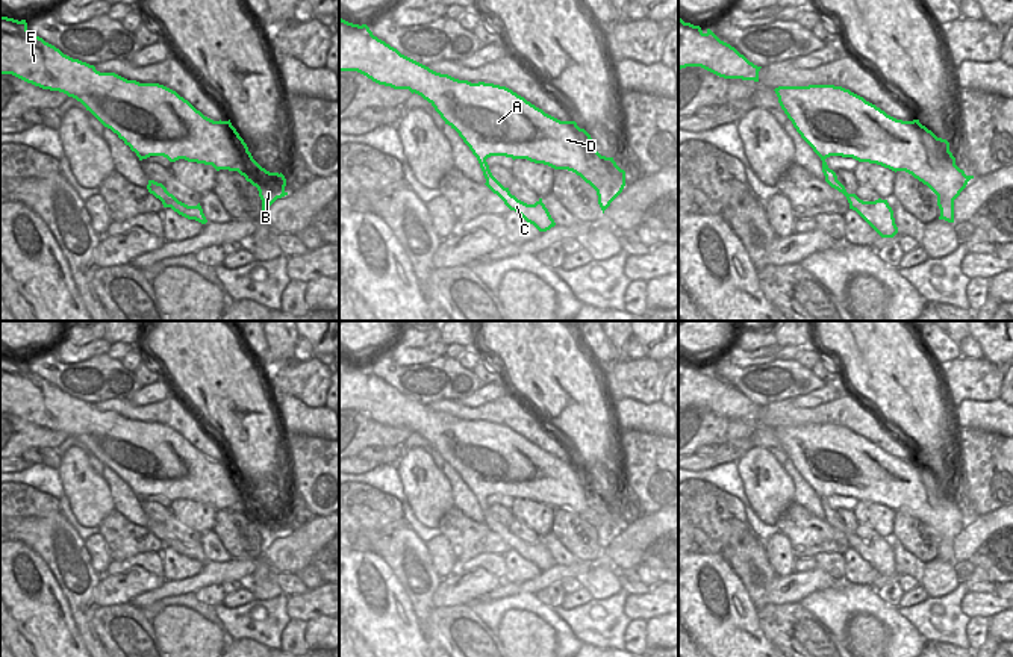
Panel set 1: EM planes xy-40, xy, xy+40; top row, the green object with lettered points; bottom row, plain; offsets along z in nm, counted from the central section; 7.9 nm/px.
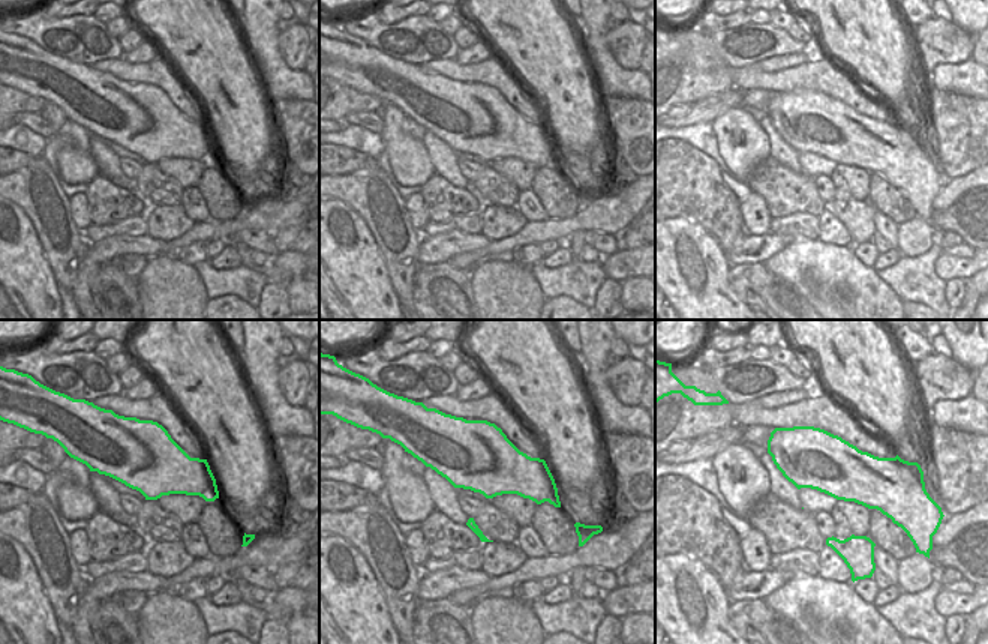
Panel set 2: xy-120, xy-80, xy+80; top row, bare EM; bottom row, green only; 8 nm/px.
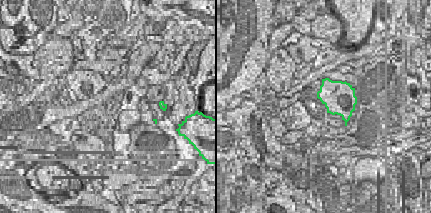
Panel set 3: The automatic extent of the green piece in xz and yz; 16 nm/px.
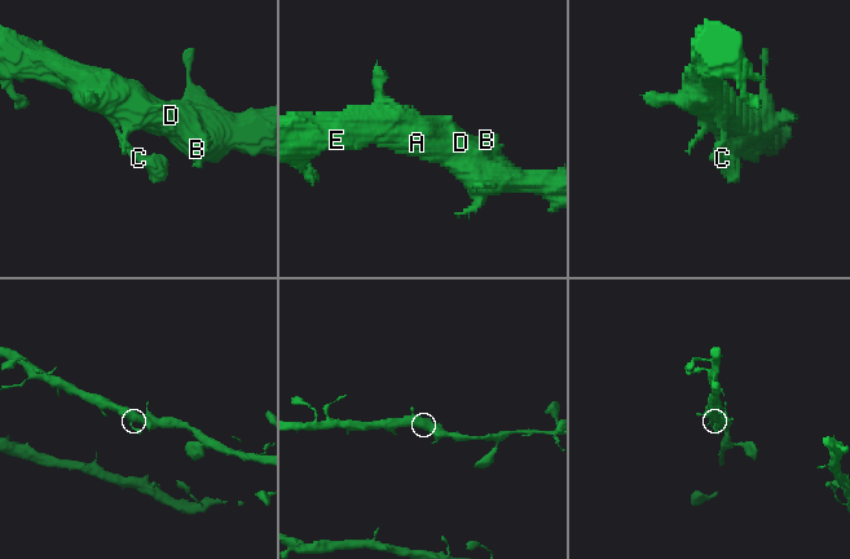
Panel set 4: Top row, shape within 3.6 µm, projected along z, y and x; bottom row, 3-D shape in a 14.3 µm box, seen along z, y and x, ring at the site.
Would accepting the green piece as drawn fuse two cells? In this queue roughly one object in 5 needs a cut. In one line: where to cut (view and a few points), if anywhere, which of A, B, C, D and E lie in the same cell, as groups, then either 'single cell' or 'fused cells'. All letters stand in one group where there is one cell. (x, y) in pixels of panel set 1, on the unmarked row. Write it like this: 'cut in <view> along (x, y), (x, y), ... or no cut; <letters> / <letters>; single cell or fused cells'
no cut; A B C D E; single cell

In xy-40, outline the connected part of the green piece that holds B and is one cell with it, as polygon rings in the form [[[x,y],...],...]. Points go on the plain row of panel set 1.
[[[0,356],[0,413],[12,413],[42,428],[59,430],[80,441],[104,466],[111,468],[136,492],[139,500],[164,495],[170,501],[185,498],[212,504],[217,510],[238,510],[257,527],[262,553],[288,531],[280,512],[262,507],[229,460],[214,460],[176,430],[159,422],[139,422],[115,412],[100,412],[94,404],[64,394],[55,385],[27,369],[26,359]]]

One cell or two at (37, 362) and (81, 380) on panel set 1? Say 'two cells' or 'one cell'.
one cell

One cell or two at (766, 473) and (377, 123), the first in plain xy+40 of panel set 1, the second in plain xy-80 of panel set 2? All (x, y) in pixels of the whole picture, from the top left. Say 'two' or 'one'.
two

